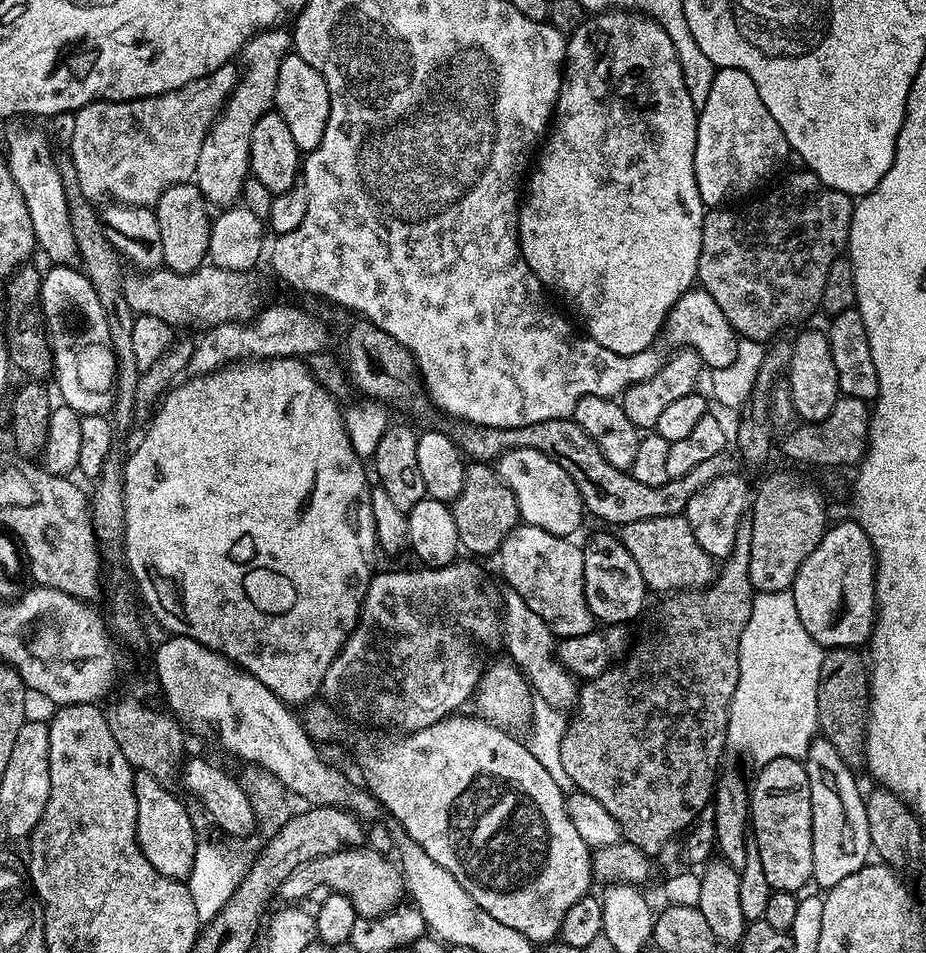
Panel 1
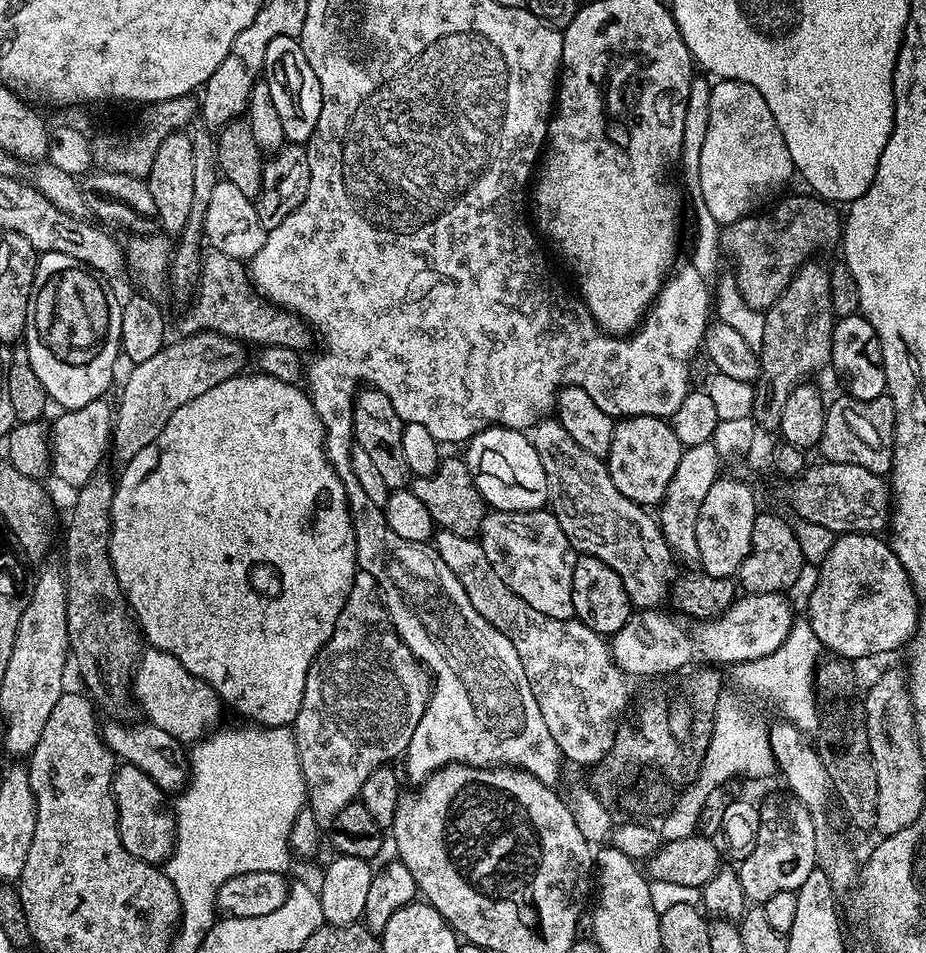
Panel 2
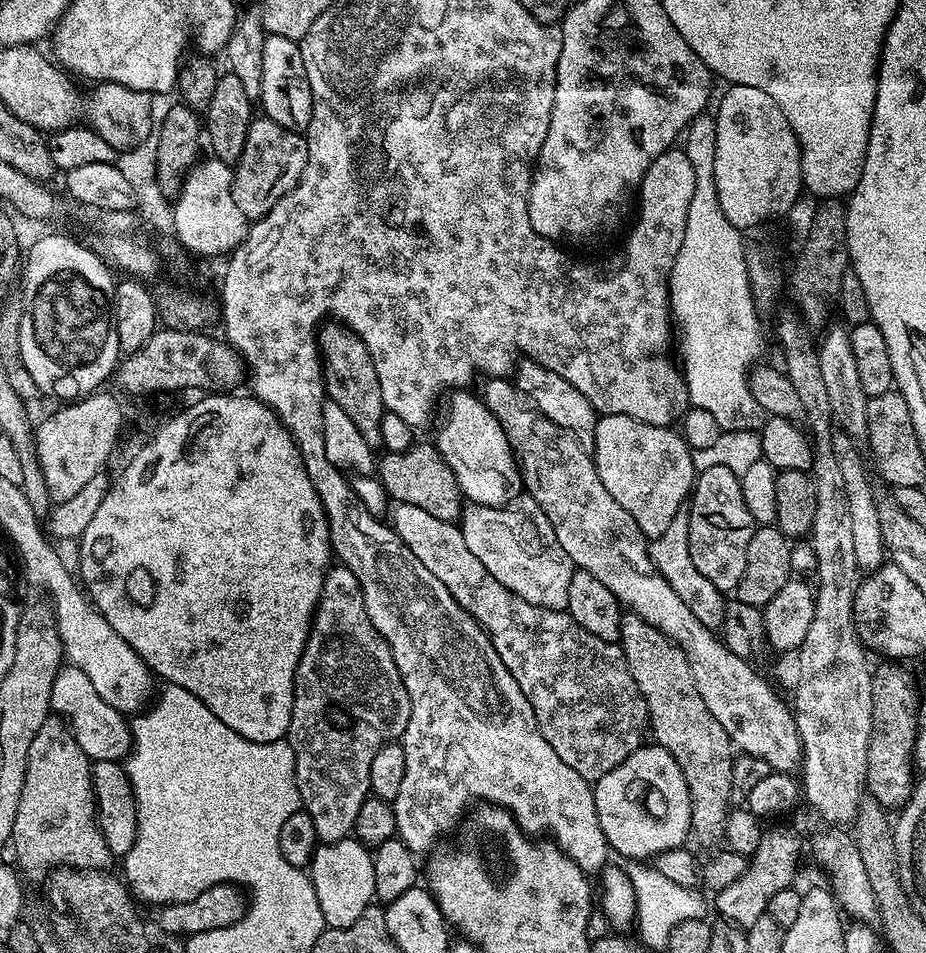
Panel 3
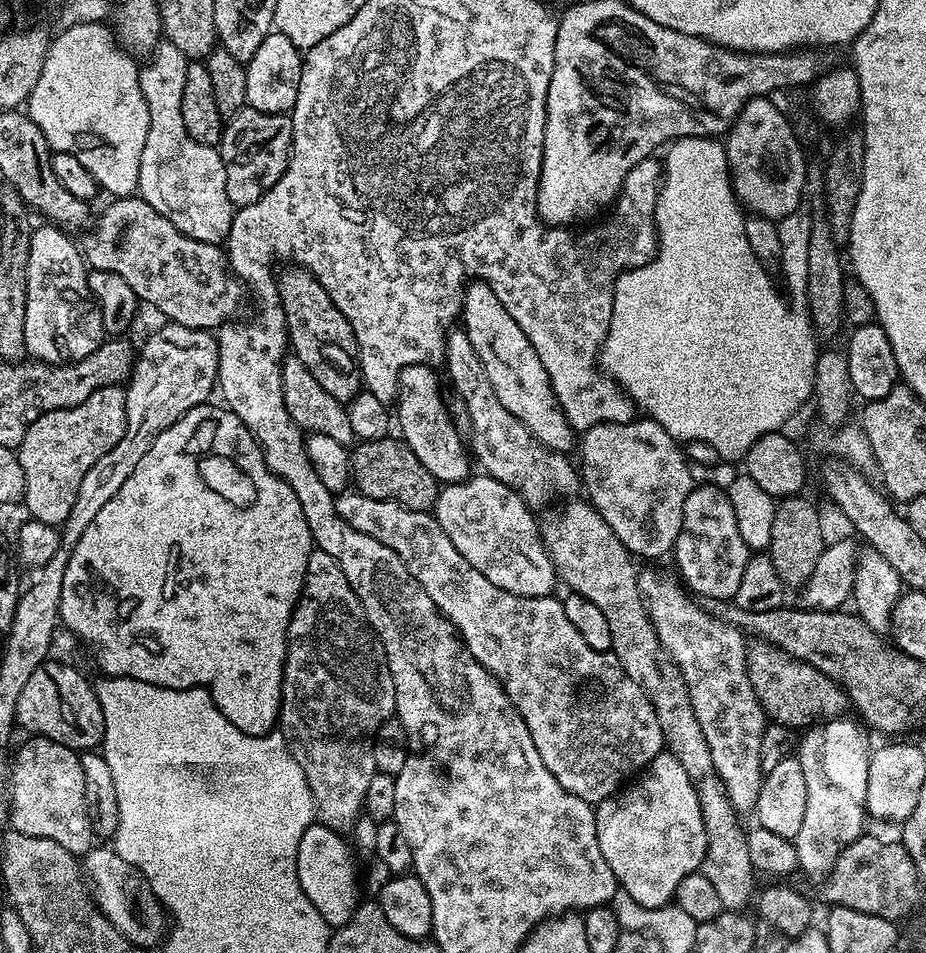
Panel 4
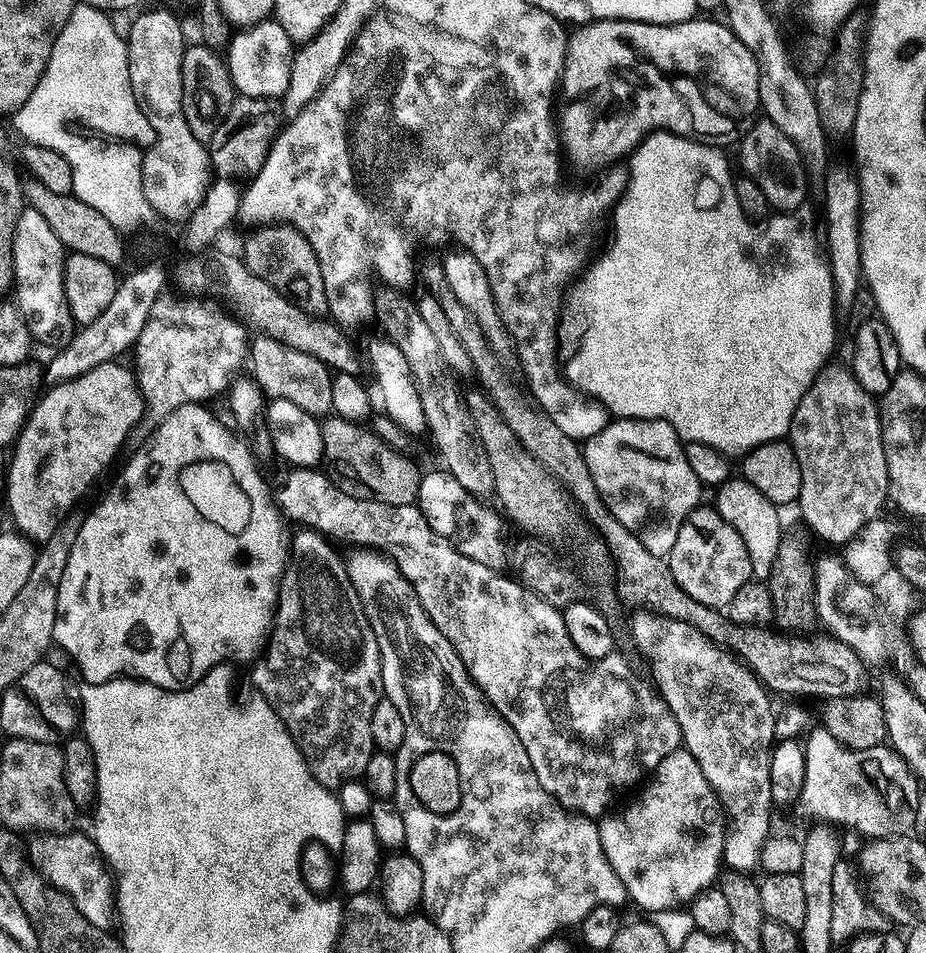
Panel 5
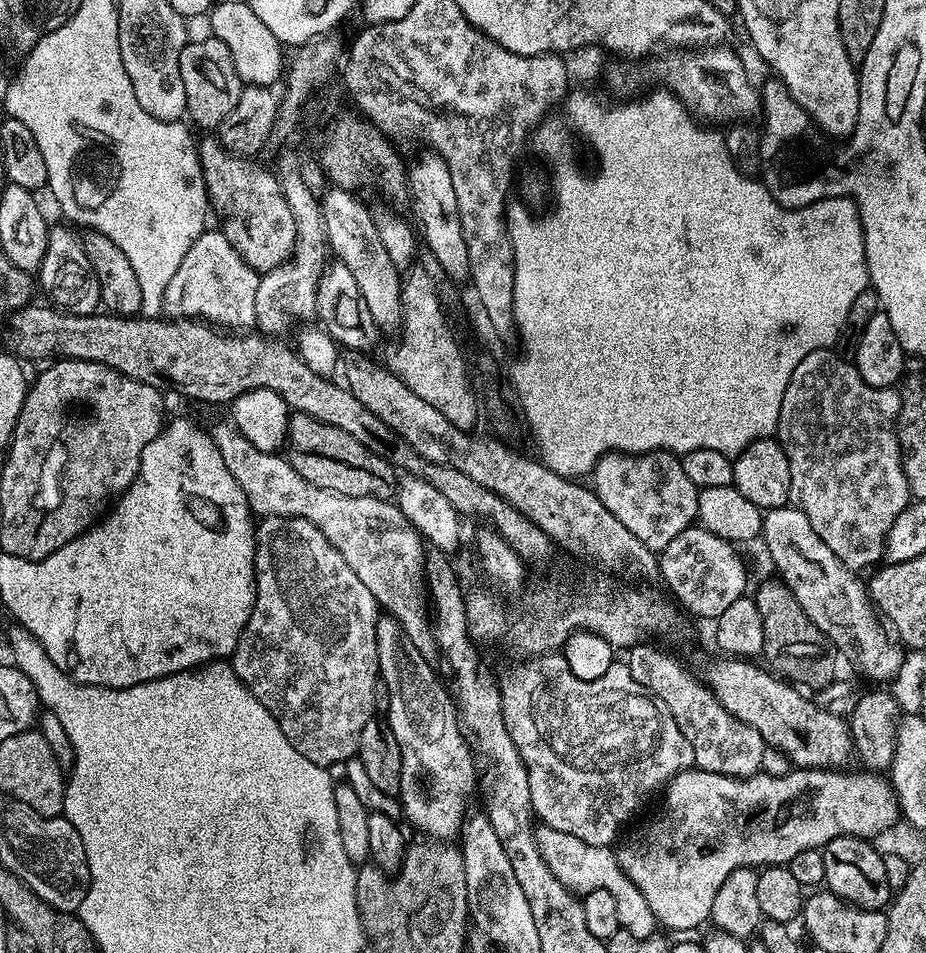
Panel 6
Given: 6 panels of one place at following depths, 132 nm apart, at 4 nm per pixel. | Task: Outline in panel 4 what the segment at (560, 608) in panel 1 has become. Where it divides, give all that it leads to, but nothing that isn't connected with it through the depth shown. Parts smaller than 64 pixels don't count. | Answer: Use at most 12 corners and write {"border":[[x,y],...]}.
{"border":[[477,475],[441,487],[438,526],[494,586],[553,595],[533,509]]}

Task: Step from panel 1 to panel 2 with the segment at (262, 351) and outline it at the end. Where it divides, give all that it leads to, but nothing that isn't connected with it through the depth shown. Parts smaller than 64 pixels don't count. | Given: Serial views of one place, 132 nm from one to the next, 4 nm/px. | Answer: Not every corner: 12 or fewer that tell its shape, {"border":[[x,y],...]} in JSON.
{"border":[[217,332],[165,343],[114,404],[110,456],[150,446],[174,410],[245,371]]}

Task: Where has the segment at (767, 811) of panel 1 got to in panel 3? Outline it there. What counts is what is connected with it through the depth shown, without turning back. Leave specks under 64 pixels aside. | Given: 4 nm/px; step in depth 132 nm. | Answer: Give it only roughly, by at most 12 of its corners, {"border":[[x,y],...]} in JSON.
{"border":[[763,833],[738,882],[715,893],[723,919],[754,926],[793,887],[800,840]]}

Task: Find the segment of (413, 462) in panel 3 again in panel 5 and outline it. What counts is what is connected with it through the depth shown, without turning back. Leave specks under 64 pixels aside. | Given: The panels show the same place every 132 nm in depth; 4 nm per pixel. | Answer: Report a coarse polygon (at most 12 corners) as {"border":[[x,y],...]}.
{"border":[[323,417],[322,471],[338,490],[417,503],[422,472],[363,423]]}

